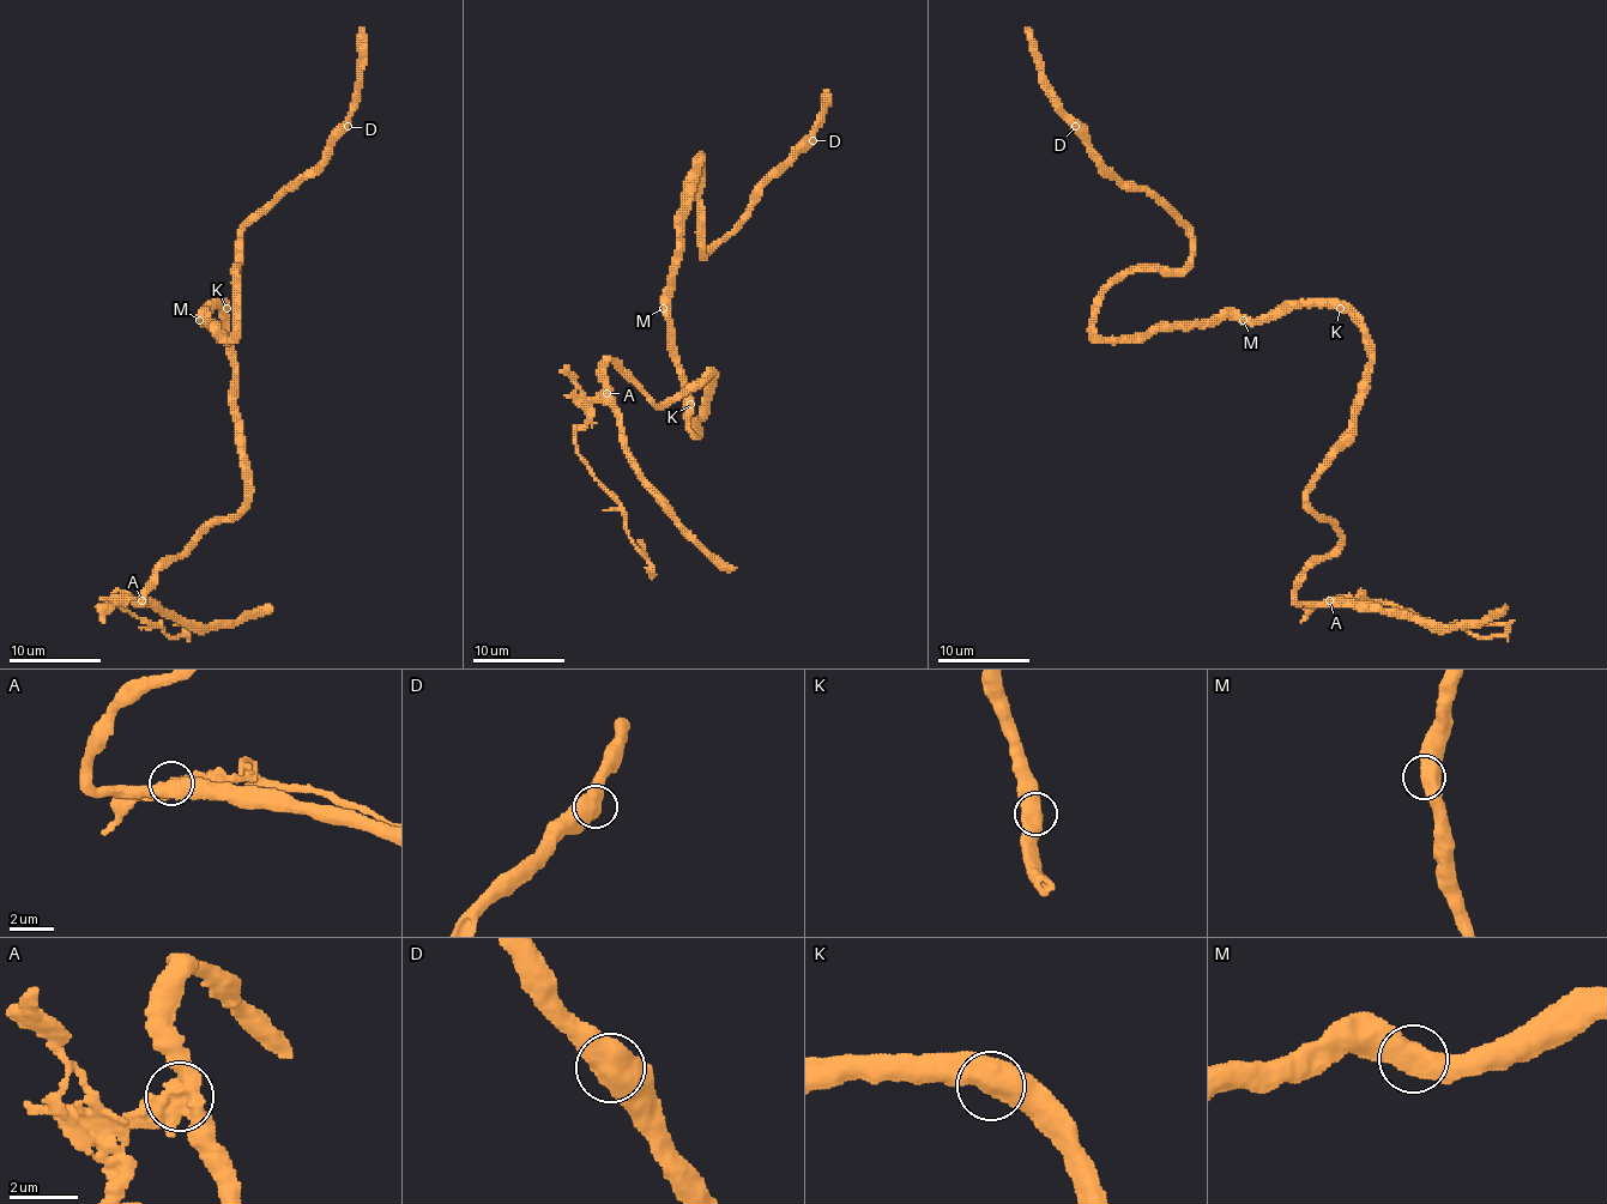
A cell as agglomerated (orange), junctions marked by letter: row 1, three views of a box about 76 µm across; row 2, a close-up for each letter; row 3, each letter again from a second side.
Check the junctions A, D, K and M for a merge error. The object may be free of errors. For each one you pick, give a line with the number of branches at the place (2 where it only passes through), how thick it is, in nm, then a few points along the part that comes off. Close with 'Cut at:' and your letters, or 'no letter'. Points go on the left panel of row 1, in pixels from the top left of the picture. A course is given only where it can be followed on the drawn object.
A: 3 | 500 nm | (142, 599), (114, 596), (112, 599), (159, 625), (169, 636), (182, 636), (187, 625), (174, 625)
Cut at: A

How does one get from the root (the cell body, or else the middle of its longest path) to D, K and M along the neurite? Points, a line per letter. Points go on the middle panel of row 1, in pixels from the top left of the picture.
D: (683, 383), (670, 324), (670, 276), (693, 165), (700, 158), (700, 248), (707, 255), (753, 198), (813, 140)
K: (683, 383), (683, 398), (690, 404)
M: (683, 383), (675, 338), (663, 308)

